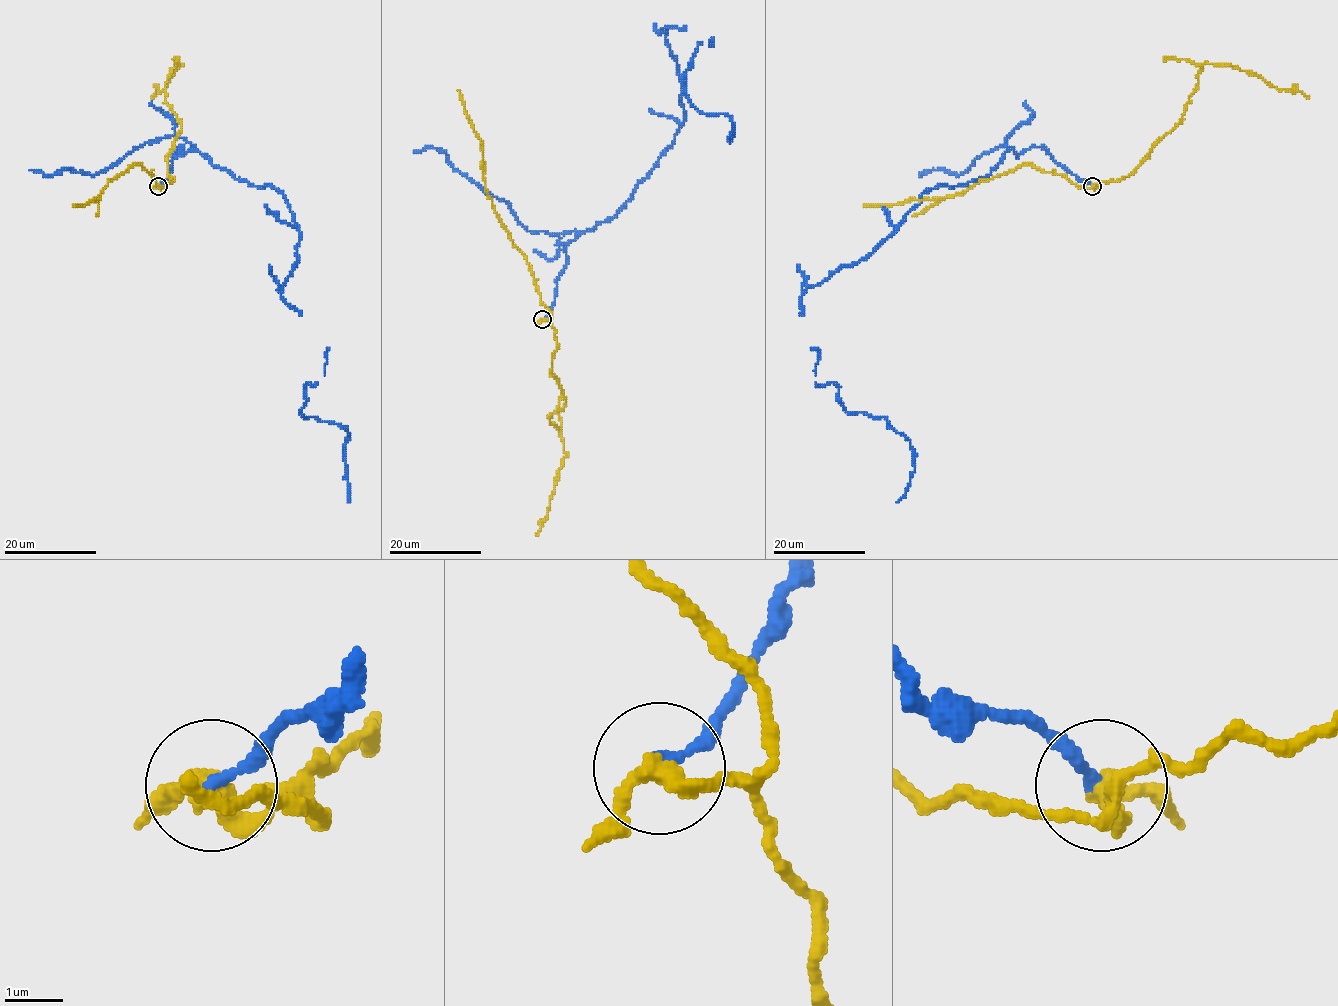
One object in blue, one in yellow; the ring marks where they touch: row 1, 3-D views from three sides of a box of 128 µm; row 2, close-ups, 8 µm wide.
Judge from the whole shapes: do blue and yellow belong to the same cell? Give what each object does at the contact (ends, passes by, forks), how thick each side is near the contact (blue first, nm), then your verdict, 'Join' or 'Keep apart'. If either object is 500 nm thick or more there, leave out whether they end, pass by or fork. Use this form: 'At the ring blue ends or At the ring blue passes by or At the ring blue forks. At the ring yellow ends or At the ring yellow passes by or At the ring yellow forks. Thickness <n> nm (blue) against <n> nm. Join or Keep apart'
At the ring blue ends. At the ring yellow passes by. Thickness 200 nm (blue) against 340 nm. Keep apart

